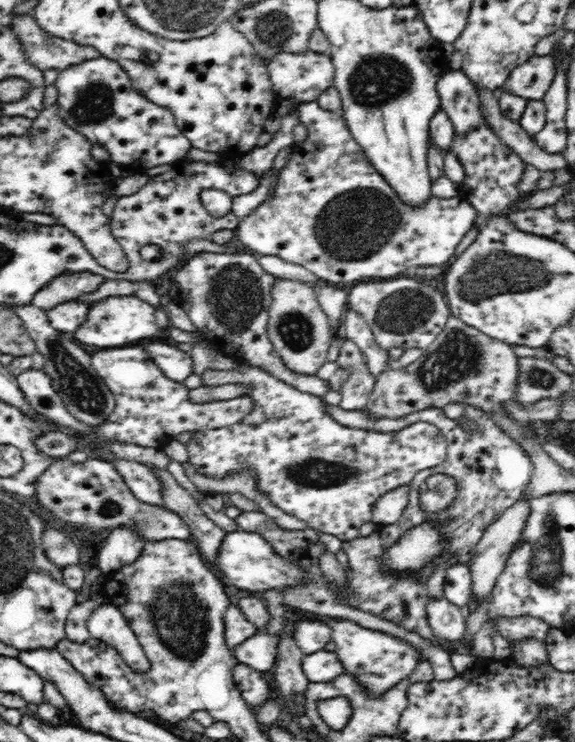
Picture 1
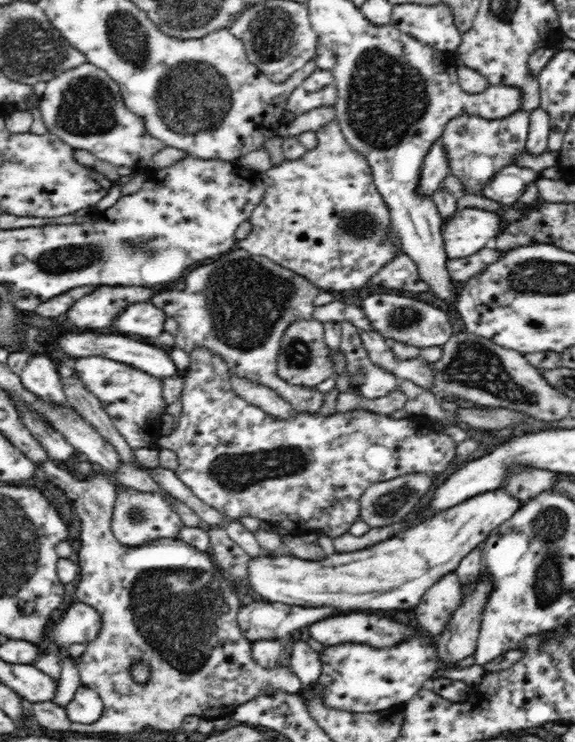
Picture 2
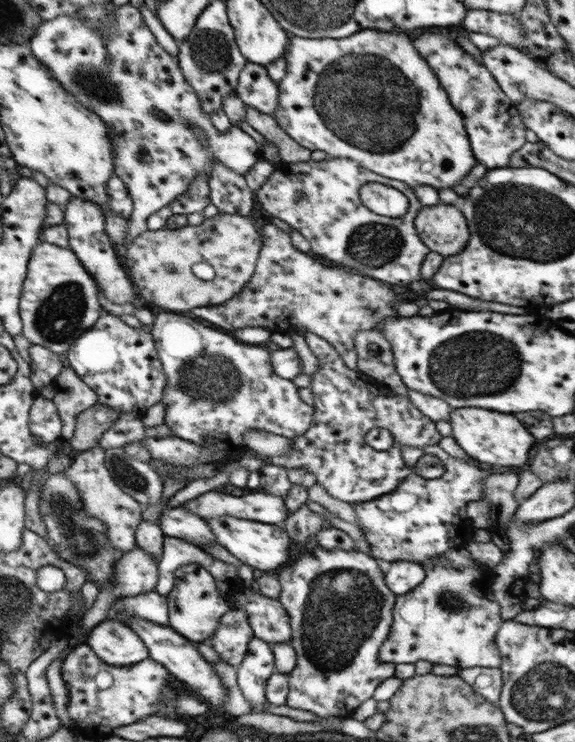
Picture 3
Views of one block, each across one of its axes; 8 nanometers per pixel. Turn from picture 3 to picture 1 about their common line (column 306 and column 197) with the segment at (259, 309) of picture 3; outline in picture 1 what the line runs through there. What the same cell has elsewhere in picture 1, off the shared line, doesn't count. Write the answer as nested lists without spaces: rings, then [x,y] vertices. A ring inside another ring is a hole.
[[[250,253],[193,254],[174,276],[179,288],[176,301],[188,314],[195,331],[225,357],[262,369],[300,392],[324,398],[329,391],[326,381],[295,374],[274,352],[268,337],[268,319],[272,287],[278,278],[264,271],[258,257]]]

